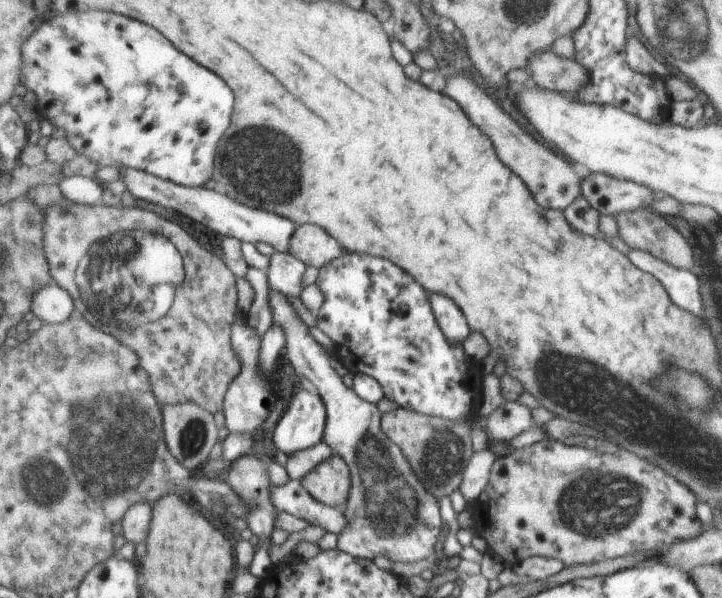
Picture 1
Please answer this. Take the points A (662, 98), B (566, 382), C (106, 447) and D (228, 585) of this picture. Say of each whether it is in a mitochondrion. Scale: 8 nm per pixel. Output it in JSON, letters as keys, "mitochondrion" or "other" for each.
{"A":"other","B":"mitochondrion","C":"mitochondrion","D":"other"}

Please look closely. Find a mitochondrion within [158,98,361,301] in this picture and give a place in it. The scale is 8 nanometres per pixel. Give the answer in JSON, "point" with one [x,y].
{"point":[261,167]}

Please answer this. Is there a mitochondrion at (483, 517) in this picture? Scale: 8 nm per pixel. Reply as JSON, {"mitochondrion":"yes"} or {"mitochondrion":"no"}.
{"mitochondrion":"no"}

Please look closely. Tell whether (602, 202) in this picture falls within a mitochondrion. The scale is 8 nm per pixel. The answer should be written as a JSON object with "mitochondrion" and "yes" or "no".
{"mitochondrion":"no"}

